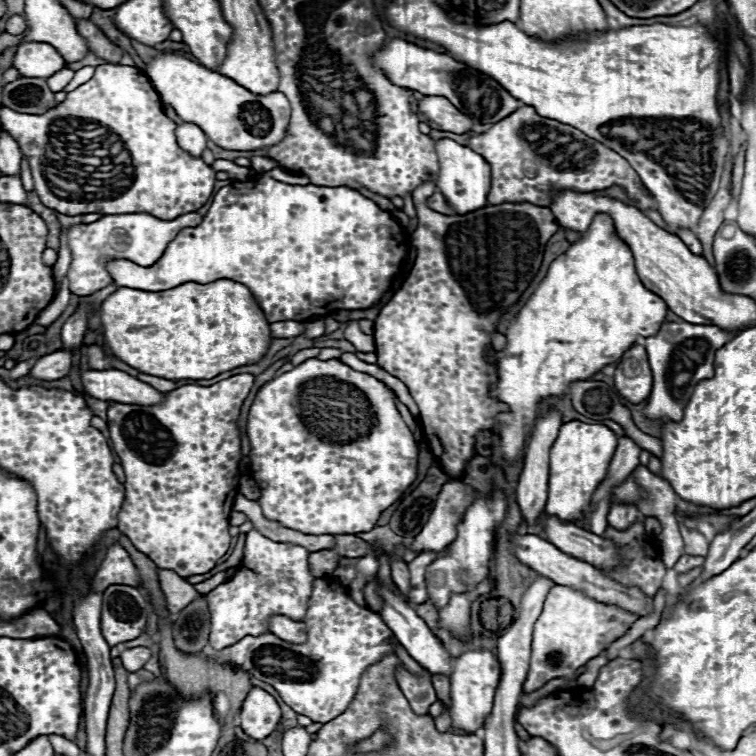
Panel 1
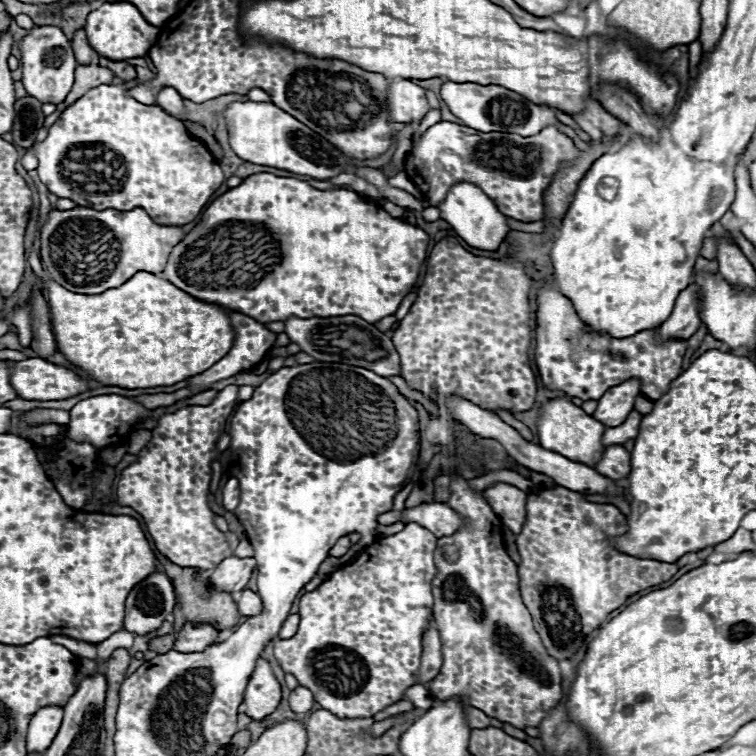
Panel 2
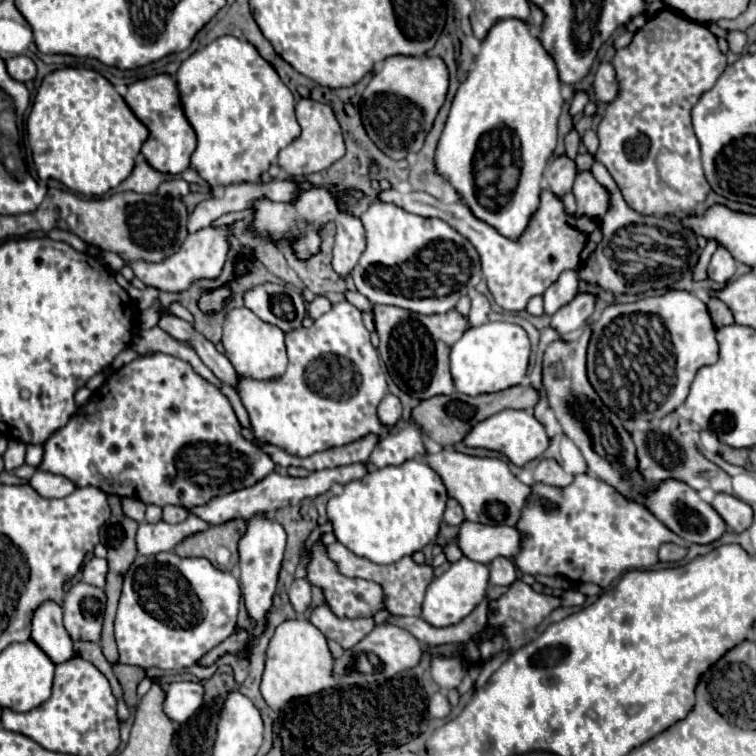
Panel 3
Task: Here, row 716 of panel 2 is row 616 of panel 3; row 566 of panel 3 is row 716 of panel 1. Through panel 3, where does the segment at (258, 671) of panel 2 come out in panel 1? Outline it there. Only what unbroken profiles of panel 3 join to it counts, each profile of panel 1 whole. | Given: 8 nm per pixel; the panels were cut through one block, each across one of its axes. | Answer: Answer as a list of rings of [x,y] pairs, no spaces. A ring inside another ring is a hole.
[[[252,688],[242,704],[242,730],[256,738],[264,740],[270,736],[280,722],[280,706],[278,702],[262,688]]]

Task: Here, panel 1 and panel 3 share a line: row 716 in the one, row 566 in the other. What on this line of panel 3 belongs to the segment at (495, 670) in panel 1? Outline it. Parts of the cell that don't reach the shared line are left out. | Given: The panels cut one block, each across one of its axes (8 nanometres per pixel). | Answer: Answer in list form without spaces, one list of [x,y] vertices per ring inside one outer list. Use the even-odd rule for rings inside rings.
[[[464,556],[458,562],[454,562],[450,566],[450,570],[446,570],[442,576],[432,580],[432,584],[426,590],[424,602],[422,602],[422,616],[420,618],[434,628],[458,624],[462,618],[466,618],[482,602],[482,598],[486,594],[486,586],[488,586],[488,566],[474,562],[474,560],[468,560]]]

